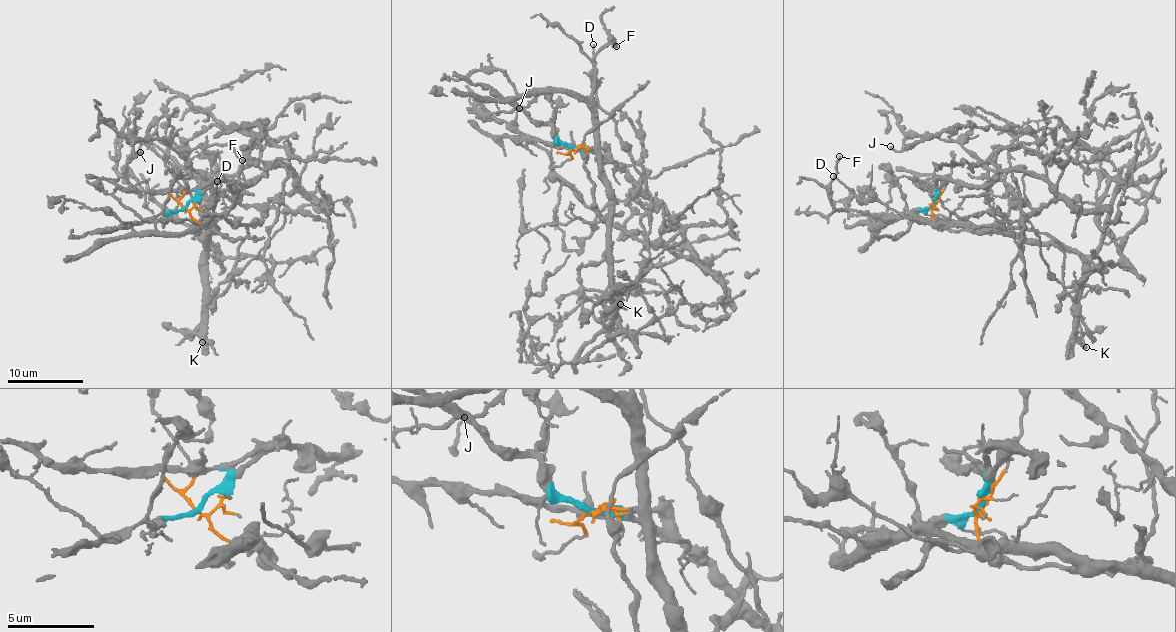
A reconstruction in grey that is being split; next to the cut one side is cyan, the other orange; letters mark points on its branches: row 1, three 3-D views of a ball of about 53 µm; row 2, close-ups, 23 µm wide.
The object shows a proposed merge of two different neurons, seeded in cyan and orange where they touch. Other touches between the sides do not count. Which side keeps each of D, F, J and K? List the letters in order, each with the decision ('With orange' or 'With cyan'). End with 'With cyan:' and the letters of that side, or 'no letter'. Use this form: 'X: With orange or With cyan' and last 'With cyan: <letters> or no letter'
D: With orange
F: With orange
J: With cyan
K: With orange
With cyan: J

